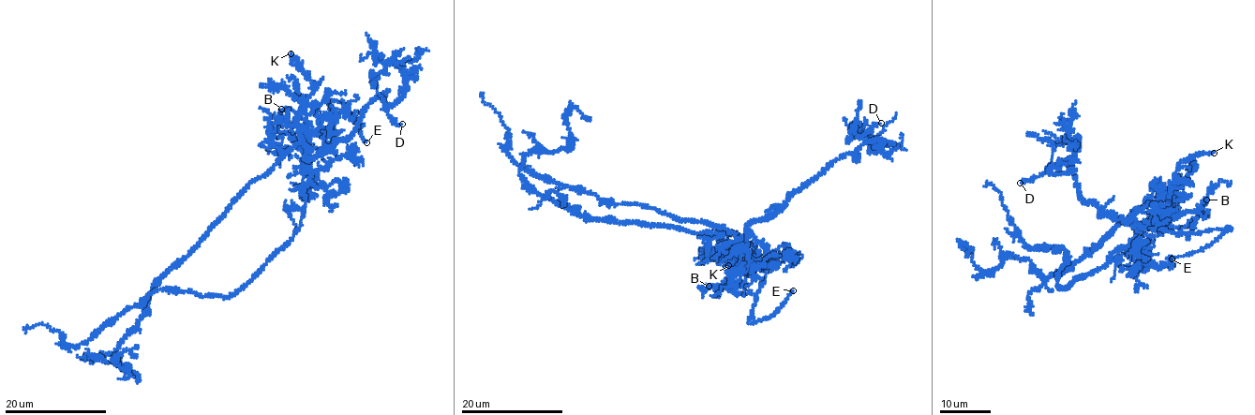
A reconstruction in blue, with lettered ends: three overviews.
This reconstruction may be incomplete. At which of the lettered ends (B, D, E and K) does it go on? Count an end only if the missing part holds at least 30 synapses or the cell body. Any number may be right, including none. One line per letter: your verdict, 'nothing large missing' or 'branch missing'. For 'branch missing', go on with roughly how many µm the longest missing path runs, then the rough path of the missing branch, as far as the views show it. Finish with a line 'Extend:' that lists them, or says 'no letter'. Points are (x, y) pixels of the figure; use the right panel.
B: nothing large missing
D: nothing large missing
E: branch missing | 40 µm | (1172, 259), (1100, 264), (1072, 272), (1059, 279), (1015, 281), (1005, 275)
K: nothing large missing
Extend: E

